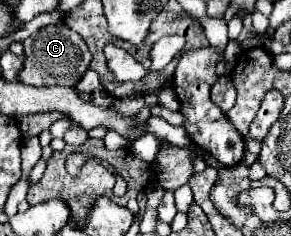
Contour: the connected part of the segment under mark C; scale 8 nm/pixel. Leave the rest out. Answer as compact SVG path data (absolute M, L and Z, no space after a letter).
M63 23L41 27L29 39L23 41L23 47L25 47L25 67L19 73L19 79L21 83L33 87L43 87L43 85L75 87L91 63L91 51L87 43Z

